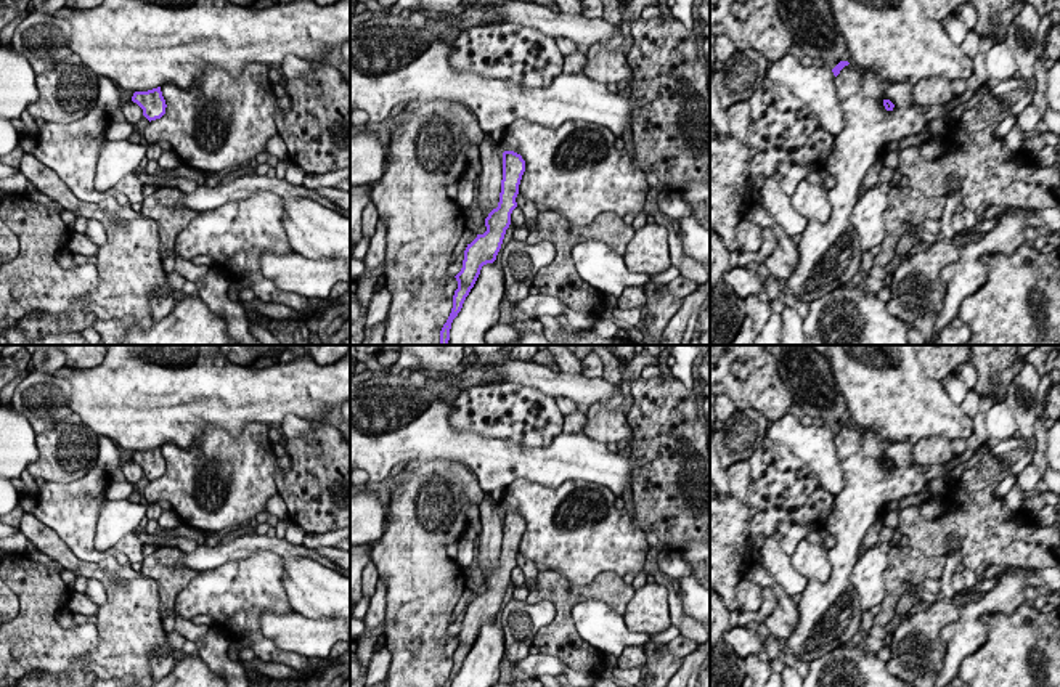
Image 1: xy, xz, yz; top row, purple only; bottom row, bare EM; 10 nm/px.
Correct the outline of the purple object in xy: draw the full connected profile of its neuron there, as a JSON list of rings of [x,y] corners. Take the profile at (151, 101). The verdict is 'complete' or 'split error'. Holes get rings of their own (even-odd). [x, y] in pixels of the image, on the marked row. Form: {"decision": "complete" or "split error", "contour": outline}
{"decision": "complete", "contour": [[[161,87],[148,91],[135,91],[132,101],[143,109],[143,116],[151,122],[161,119],[165,114],[165,100]]]}

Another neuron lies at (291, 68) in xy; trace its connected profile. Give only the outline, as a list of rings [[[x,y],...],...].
[[[294,55],[284,56],[283,63],[279,64],[279,71],[284,79],[304,79],[304,80],[315,80],[315,69],[312,67],[313,63],[297,58]]]

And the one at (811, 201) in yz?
[[[801,180],[790,196],[790,202],[808,222],[827,223],[830,220],[829,193],[819,185]]]

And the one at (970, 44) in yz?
[[[968,29],[964,42],[960,43],[960,50],[968,56],[968,58],[975,58],[978,53],[978,47],[980,47],[980,40],[981,37],[978,34],[975,34],[972,29]]]

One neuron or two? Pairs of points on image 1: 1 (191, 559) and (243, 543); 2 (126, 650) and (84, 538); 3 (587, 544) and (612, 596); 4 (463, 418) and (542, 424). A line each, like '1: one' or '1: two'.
1: one
2: two
3: two
4: one

